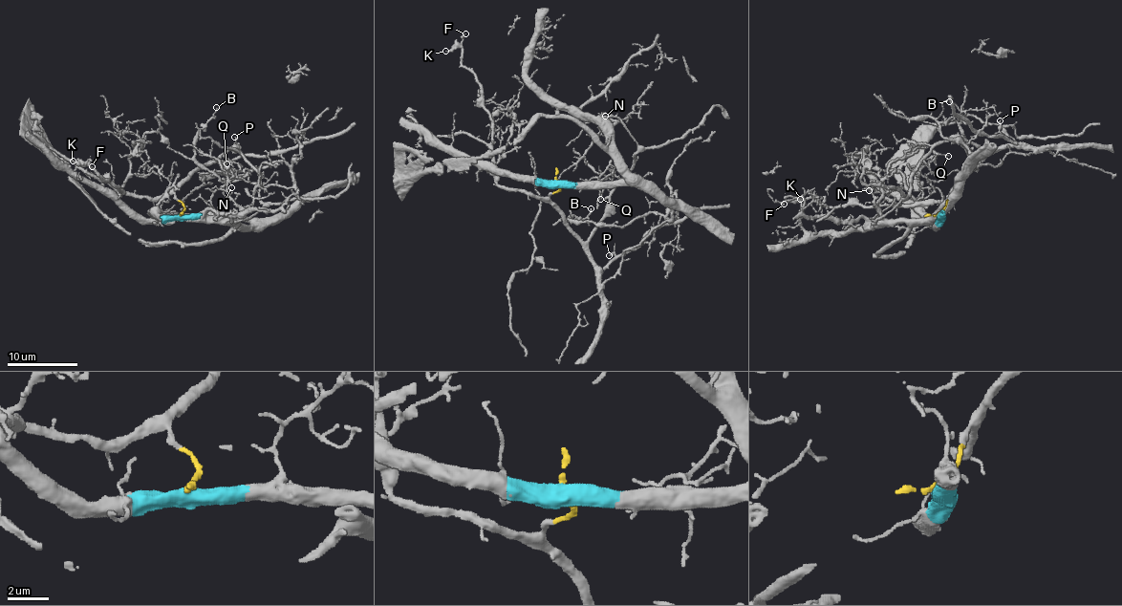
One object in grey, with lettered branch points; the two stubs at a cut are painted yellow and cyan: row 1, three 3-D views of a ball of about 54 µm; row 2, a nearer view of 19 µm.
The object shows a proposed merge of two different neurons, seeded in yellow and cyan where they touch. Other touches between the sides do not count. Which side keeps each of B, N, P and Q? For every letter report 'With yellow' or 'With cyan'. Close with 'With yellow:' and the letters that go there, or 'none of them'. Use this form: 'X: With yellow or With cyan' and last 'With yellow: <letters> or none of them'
B: With cyan
N: With cyan
P: With yellow
Q: With cyan
With yellow: P

